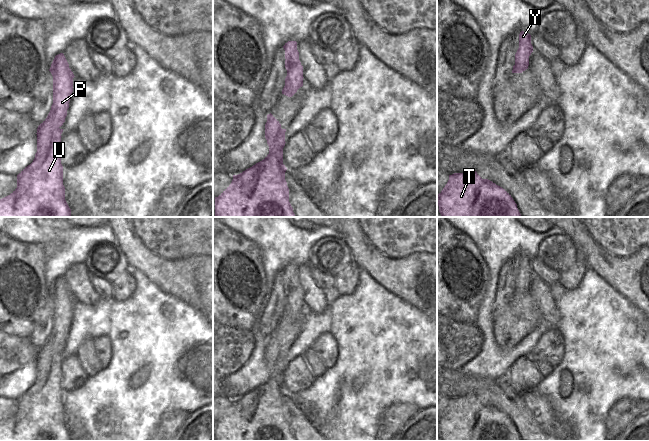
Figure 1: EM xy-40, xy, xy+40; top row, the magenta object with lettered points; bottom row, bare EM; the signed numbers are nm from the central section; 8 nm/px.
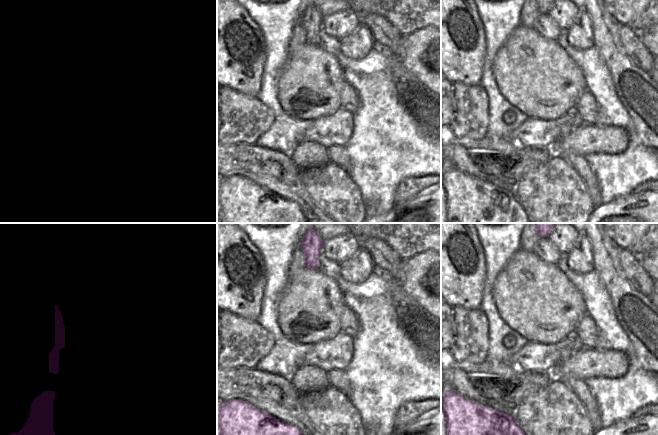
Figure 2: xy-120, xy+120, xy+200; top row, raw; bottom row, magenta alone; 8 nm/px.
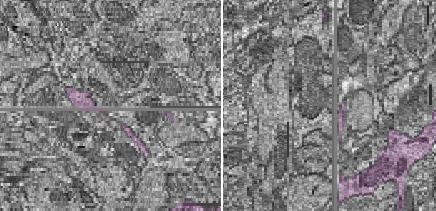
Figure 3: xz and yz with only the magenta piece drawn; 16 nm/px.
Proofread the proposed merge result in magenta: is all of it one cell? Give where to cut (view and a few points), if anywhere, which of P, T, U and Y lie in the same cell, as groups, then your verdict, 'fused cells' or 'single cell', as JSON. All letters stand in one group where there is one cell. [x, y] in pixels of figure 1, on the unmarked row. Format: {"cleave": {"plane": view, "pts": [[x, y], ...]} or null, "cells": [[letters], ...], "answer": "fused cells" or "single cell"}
{"cleave": {"plane": "xy", "pts": [[285, 284], [288, 290], [300, 287]]}, "cells": [["P", "T", "U"], ["Y"]], "answer": "fused cells"}

